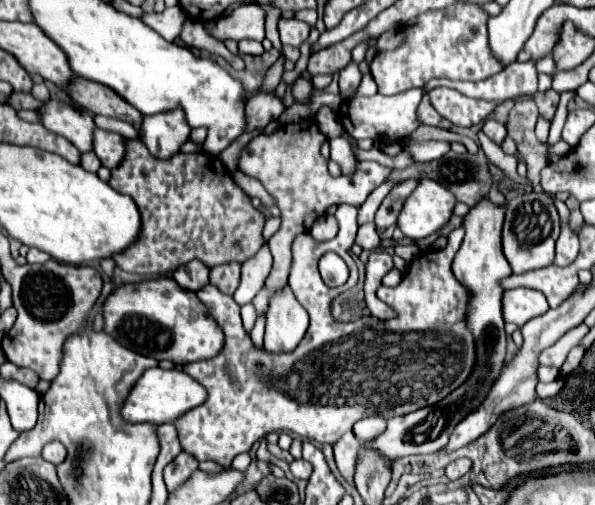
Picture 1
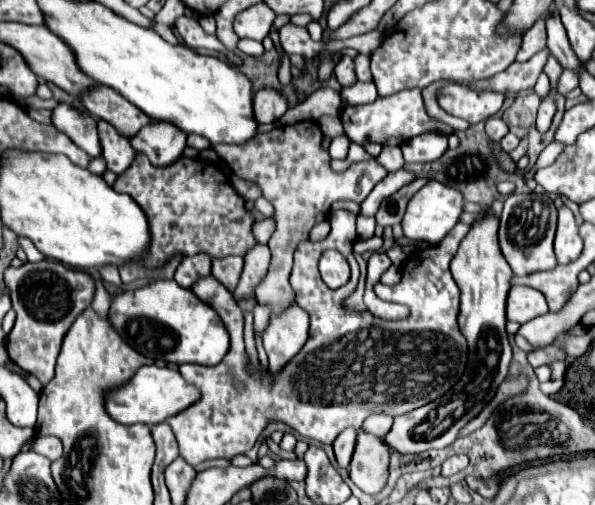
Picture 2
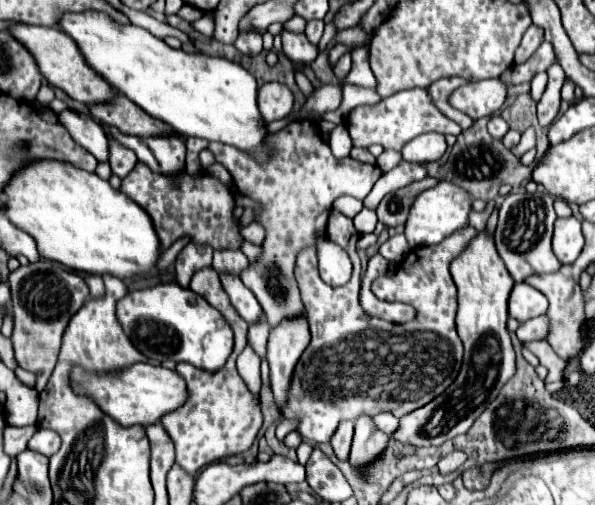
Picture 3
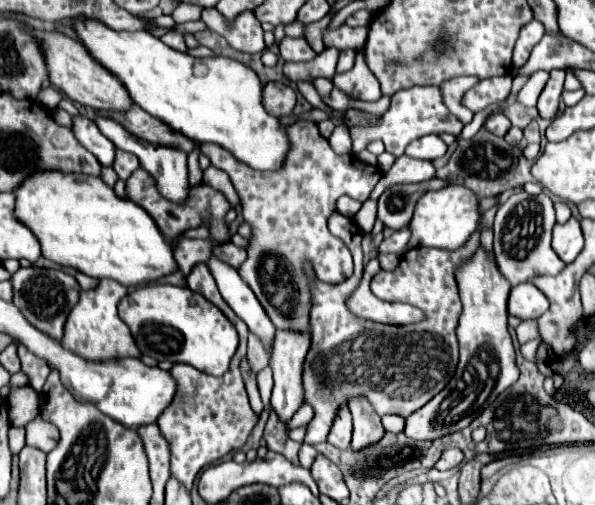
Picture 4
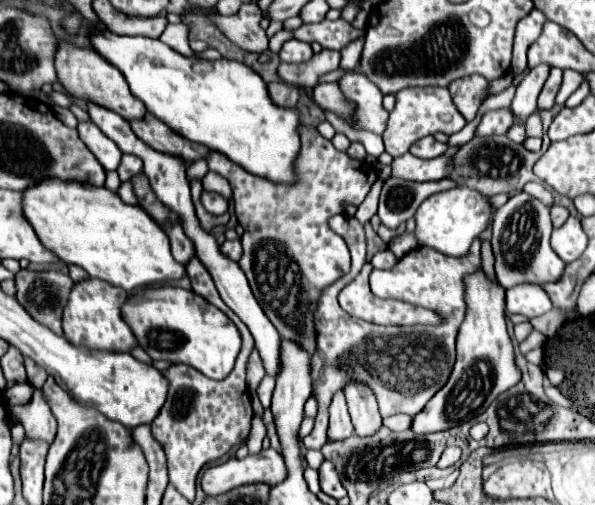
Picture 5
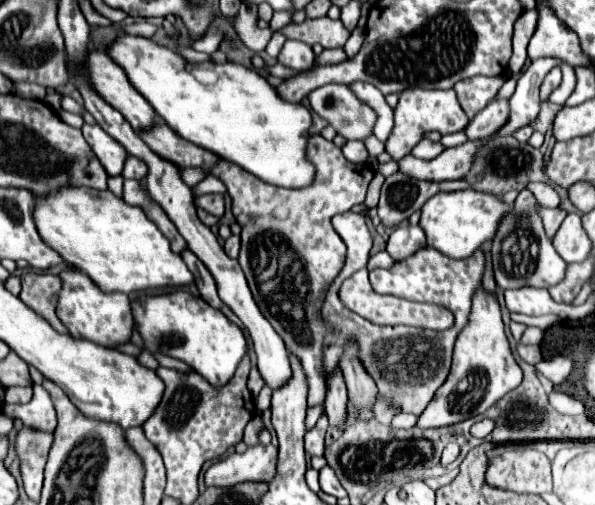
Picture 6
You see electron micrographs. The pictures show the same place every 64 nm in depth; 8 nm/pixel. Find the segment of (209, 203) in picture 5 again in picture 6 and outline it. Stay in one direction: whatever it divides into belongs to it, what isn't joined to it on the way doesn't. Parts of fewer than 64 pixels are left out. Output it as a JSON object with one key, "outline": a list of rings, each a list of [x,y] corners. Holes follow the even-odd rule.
{"outline":[[[202,194],[198,204],[214,216],[224,216],[224,196],[222,194]]]}

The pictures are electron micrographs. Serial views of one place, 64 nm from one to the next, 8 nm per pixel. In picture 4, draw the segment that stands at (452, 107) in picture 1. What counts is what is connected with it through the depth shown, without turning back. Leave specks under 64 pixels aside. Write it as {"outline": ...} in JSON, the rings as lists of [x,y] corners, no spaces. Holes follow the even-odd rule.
{"outline":[[[510,74],[480,80],[474,88],[470,88],[462,96],[462,106],[472,110],[474,114],[482,112],[492,104],[500,104],[510,94],[510,86],[512,86],[512,76]]]}

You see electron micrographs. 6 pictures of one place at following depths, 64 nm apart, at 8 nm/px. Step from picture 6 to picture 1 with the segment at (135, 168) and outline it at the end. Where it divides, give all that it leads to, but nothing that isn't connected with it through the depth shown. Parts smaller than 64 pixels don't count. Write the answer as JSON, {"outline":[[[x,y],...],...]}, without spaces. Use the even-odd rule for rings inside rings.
{"outline":[[[94,130],[94,154],[106,168],[114,168],[124,156],[124,138],[116,132],[108,130]]]}

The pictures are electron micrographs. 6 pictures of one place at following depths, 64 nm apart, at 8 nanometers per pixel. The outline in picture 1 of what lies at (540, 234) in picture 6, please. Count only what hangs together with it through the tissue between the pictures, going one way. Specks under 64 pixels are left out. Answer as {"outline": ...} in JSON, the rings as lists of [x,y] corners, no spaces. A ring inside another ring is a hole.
{"outline":[[[526,192],[510,198],[504,220],[504,256],[514,274],[544,268],[554,260],[554,244],[560,234],[560,216],[546,192]]]}

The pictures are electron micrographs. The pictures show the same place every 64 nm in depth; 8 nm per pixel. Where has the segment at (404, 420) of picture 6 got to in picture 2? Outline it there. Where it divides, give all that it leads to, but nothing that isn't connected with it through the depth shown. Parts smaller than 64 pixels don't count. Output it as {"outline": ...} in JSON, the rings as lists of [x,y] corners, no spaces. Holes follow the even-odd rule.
{"outline":[[[372,414],[372,416],[368,416],[368,418],[362,422],[360,430],[368,432],[368,434],[384,436],[384,432],[388,432],[390,426],[392,426],[392,418],[390,418],[390,416],[386,416],[386,414]]]}

